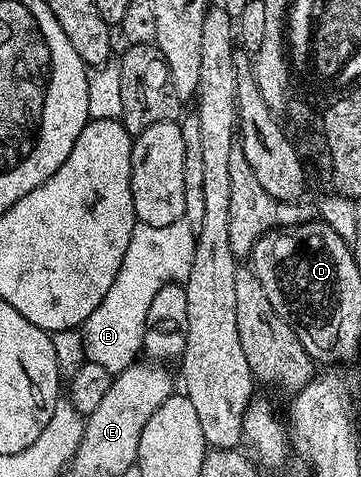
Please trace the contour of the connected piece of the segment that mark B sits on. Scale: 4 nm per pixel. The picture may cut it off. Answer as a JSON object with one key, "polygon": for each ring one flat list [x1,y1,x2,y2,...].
{"polygon":[[184,218,173,221,173,225,145,225,136,222,133,237,129,237,129,249,125,249,121,269,117,269,117,277,113,285,109,285,109,293,105,293,101,305,97,305,97,309,93,309,93,313,89,313,89,317,83,322,81,334,83,351,87,354,84,355,86,362,96,363,101,365,101,369,118,373,140,358,143,335,147,332,145,321,149,305,153,305,153,297,157,297,157,293,166,283,183,283,189,277,189,269,193,265,196,234]]}

